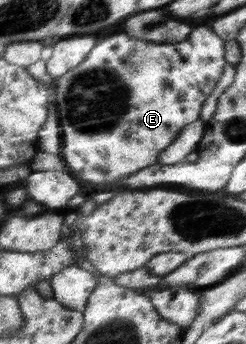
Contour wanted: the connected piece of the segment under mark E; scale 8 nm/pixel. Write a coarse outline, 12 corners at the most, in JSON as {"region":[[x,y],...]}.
{"region":[[204,26],[120,32],[54,80],[88,184],[152,167],[224,68]]}

